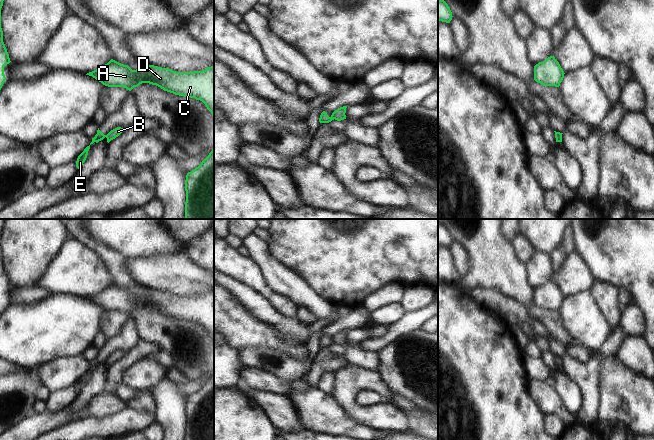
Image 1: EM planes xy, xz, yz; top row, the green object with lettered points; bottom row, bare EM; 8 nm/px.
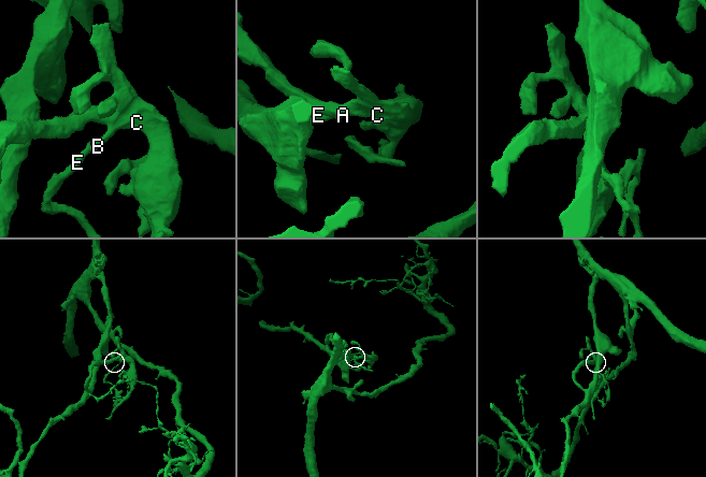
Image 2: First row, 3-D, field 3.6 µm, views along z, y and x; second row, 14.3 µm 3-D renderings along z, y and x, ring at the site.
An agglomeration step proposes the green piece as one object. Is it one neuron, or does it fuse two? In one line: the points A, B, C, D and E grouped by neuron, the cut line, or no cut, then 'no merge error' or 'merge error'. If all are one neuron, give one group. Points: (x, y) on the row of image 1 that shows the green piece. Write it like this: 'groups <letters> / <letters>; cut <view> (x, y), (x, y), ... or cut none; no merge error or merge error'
groups A B C D / E; cut xz (331, 115), (334, 118); merge error

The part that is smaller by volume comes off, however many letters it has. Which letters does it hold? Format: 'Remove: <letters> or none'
Remove: E.

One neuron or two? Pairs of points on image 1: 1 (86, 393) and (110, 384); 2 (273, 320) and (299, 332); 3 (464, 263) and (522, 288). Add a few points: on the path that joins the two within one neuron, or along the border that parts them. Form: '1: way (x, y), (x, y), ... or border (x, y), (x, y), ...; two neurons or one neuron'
1: border (108, 367), (104, 375), (105, 384), (102, 389); two neurons
2: way (279, 321), (287, 327), (293, 328); one neuron
3: border (460, 243), (469, 257), (469, 271), (463, 277); two neurons

